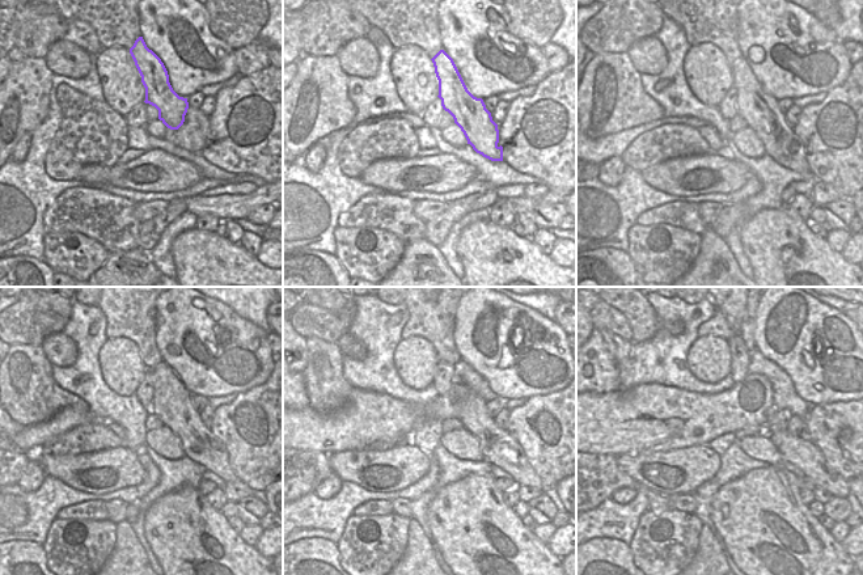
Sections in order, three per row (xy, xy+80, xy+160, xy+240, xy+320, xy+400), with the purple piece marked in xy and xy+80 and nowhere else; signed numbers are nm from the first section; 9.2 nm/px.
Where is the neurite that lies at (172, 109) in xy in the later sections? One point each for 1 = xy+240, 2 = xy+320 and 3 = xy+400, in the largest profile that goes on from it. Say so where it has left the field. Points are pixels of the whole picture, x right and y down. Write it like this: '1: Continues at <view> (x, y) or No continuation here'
1: Continues at xy+240 (172, 402)
2: Continues at xy+320 (498, 447)
3: Continues at xy+400 (799, 451)

